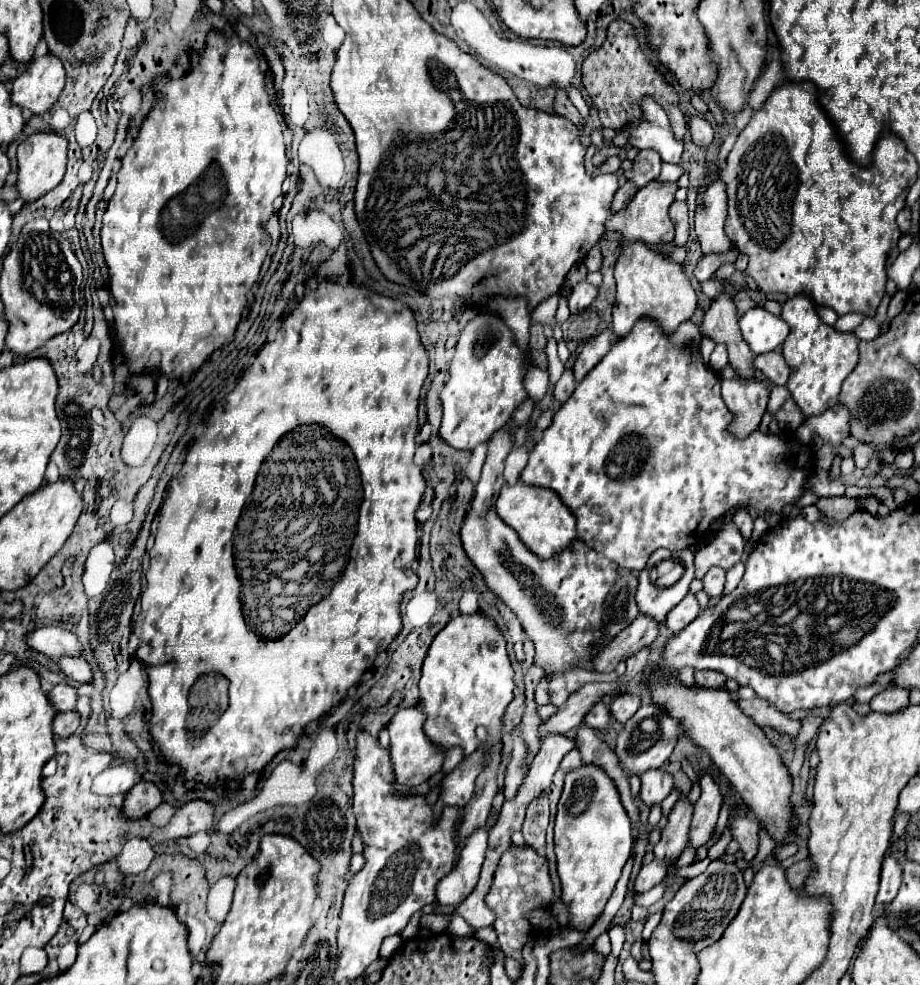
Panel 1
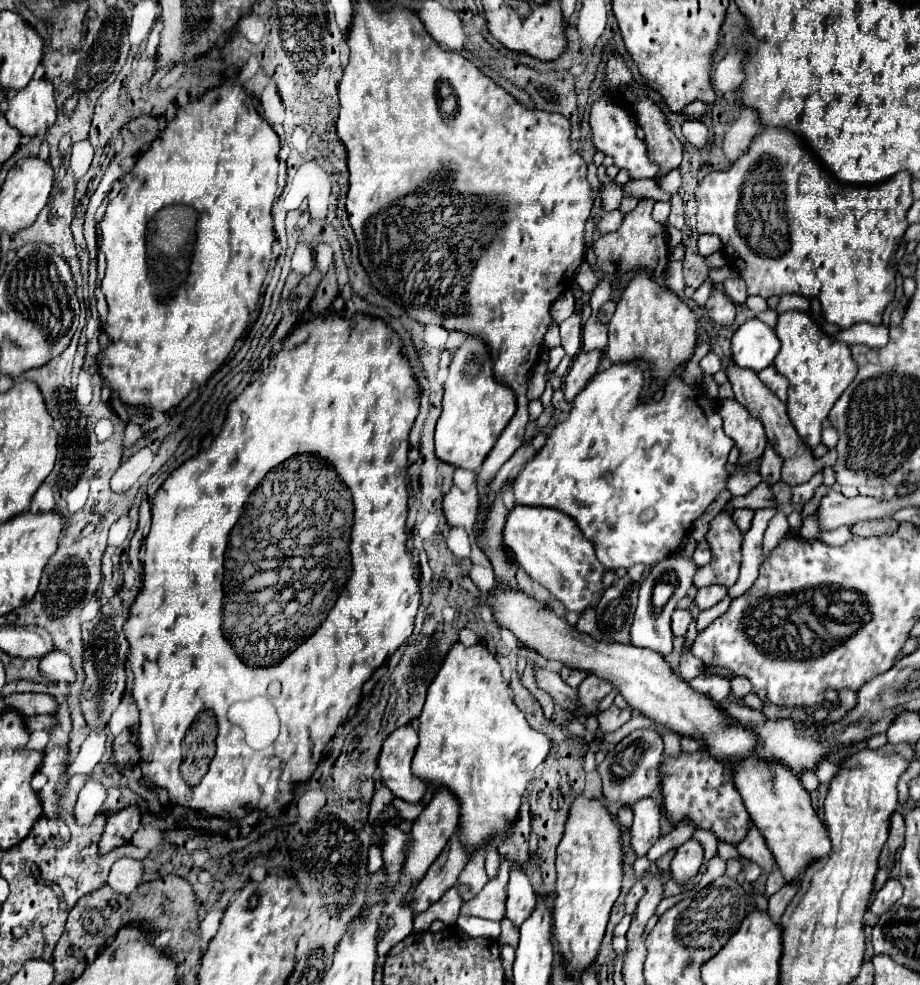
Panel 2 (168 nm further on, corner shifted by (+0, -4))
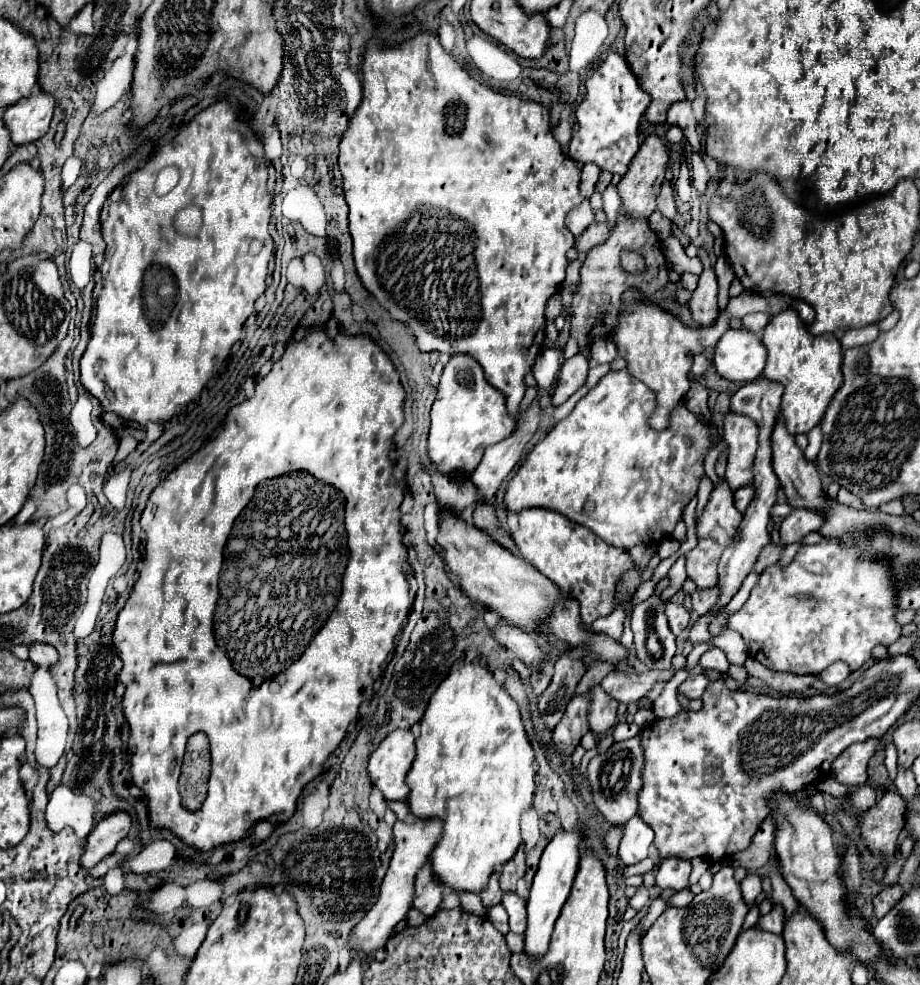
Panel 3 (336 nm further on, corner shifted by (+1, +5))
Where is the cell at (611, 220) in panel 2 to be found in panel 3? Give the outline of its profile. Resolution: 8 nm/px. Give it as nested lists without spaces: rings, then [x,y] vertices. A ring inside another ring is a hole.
[[[593,223],[579,239],[575,239],[575,249],[581,255],[587,255],[595,245],[601,245],[607,239],[607,235],[609,235],[609,227],[605,223]]]

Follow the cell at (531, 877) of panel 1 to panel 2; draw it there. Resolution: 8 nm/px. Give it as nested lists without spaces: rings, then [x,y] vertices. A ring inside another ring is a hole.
[[[504,918],[500,924],[502,924],[502,932],[498,936],[498,944],[516,948],[516,944],[518,944],[518,928],[508,918]]]

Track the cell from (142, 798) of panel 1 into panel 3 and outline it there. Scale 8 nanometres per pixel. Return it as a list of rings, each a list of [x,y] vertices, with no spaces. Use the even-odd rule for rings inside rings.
[[[113,813],[105,819],[101,819],[87,835],[85,853],[79,861],[79,865],[83,869],[91,869],[103,857],[111,855],[115,851],[115,845],[127,835],[129,829],[131,829],[131,817],[127,813]]]

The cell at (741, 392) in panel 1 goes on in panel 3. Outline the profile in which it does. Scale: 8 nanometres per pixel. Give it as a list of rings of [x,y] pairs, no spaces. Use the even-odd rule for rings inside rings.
[[[729,410],[724,417],[723,439],[728,445],[725,481],[731,489],[751,483],[759,429],[745,415],[733,415],[733,411]]]

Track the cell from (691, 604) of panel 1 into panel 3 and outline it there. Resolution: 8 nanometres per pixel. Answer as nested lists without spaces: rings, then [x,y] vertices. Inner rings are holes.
[[[667,603],[665,605],[665,615],[669,621],[669,629],[673,635],[679,635],[683,629],[689,625],[689,611],[681,603]]]

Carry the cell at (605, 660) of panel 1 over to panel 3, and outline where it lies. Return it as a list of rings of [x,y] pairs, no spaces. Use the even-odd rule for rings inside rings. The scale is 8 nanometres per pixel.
[[[587,693],[575,695],[561,723],[553,731],[553,741],[565,757],[573,755],[581,737],[587,733],[587,709],[589,709],[589,695]]]

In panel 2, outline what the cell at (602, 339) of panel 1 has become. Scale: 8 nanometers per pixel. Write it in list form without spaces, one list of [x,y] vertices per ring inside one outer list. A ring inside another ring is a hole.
[[[590,350],[590,352],[578,352],[574,358],[572,368],[568,370],[564,378],[564,396],[568,402],[574,400],[574,396],[586,386],[586,382],[596,374],[600,360],[602,360],[602,350]]]

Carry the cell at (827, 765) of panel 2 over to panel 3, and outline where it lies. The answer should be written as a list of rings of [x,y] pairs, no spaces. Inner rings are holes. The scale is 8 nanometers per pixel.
[[[869,739],[865,743],[855,743],[841,753],[841,757],[833,763],[833,777],[849,787],[867,781],[867,763],[875,755],[879,739]]]

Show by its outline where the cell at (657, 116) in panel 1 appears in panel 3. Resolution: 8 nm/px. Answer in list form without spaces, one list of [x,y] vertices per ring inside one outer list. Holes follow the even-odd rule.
[[[609,51],[599,67],[585,79],[585,99],[575,109],[577,129],[569,143],[569,155],[579,163],[595,163],[599,169],[625,175],[631,159],[639,151],[639,119],[643,117],[649,95],[639,87],[625,57]]]

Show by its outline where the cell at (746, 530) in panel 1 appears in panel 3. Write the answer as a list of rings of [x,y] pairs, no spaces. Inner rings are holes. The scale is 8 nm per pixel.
[[[745,485],[745,487],[739,487],[737,491],[735,491],[735,507],[743,513],[745,509],[747,509],[747,505],[751,503],[751,499],[753,499],[753,485]]]

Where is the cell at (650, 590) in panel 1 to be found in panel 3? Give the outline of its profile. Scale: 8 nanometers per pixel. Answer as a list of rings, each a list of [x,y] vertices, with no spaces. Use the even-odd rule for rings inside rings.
[[[653,595],[647,601],[639,603],[633,609],[631,615],[631,629],[635,633],[635,651],[637,651],[637,659],[643,661],[649,669],[671,669],[671,659],[675,655],[675,635],[671,633],[669,625],[667,625],[667,617],[663,615],[663,607],[665,603],[661,601],[661,597]],[[649,627],[655,629],[659,643],[661,643],[661,657],[651,657],[647,651],[647,635],[649,635]]]

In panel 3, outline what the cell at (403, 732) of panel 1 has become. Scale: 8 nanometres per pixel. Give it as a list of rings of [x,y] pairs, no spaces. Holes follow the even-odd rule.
[[[411,731],[389,733],[369,759],[369,777],[387,801],[405,801],[409,787],[405,775],[415,759],[415,737]]]

